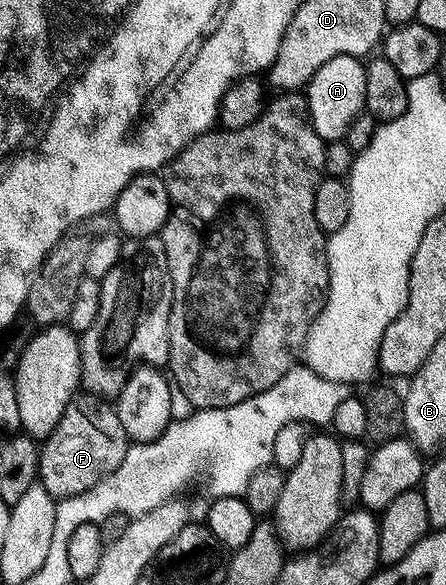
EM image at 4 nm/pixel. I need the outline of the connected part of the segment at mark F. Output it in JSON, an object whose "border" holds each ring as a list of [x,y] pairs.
{"border":[[[76,394],[69,406],[65,406],[65,414],[61,414],[61,422],[57,422],[53,434],[42,441],[38,483],[56,501],[81,494],[115,470],[130,445],[119,416],[108,401],[90,394]]]}

